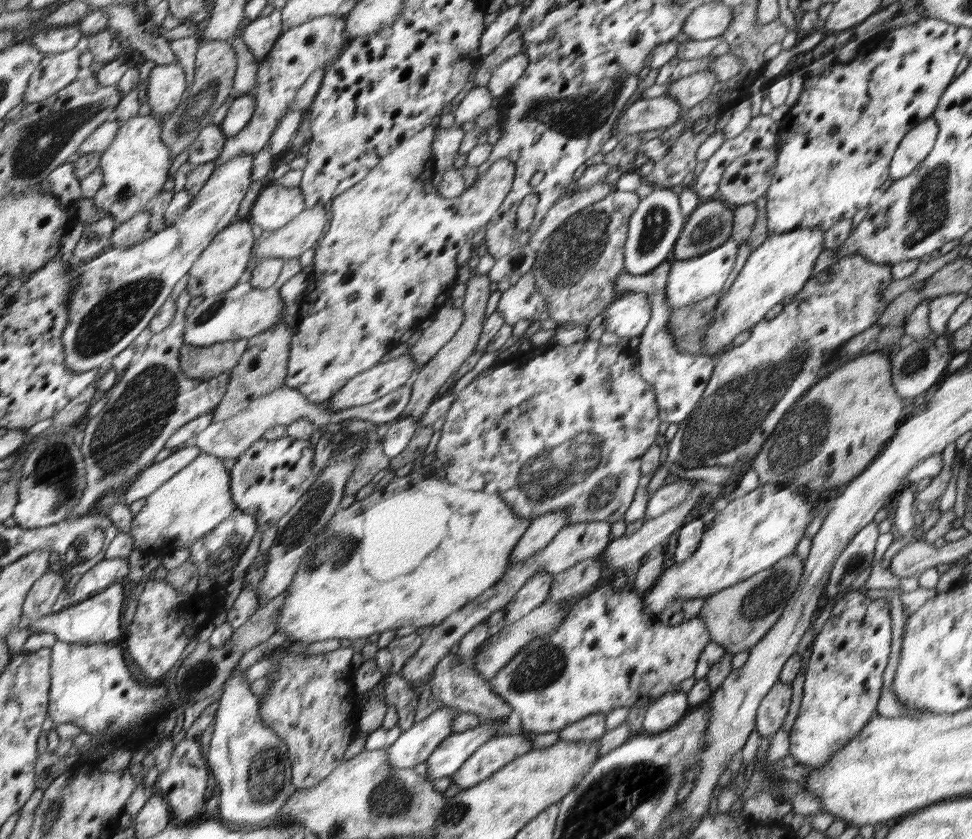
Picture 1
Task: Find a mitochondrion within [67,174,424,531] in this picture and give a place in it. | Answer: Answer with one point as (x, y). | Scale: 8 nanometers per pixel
(136, 417)

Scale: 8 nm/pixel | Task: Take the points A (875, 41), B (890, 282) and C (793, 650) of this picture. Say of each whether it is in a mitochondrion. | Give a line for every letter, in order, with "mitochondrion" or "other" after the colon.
A: other
B: other
C: other

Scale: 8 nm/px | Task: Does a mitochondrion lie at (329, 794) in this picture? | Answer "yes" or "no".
no

